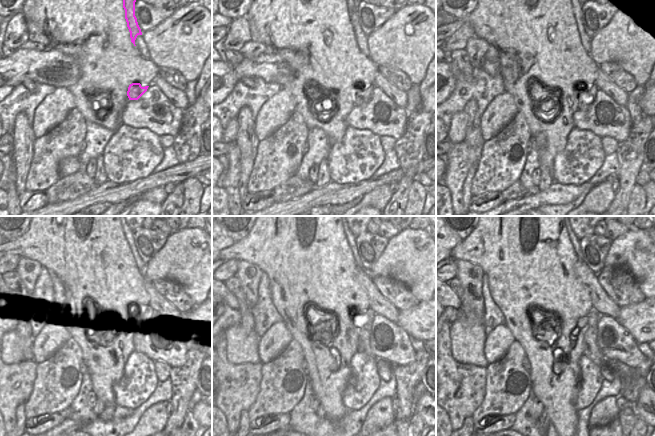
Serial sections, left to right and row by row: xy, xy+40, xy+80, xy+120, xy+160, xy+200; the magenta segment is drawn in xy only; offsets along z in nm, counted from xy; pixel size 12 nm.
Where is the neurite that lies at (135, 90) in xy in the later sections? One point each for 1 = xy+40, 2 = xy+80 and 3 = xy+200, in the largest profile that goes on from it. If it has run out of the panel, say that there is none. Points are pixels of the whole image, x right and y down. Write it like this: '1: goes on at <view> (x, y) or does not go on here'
1: goes on at xy+40 (363, 95)
2: goes on at xy+80 (585, 98)
3: goes on at xy+200 (591, 349)

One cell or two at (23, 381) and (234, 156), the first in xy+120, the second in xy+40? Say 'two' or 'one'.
one

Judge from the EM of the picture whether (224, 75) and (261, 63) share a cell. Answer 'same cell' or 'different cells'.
same cell

